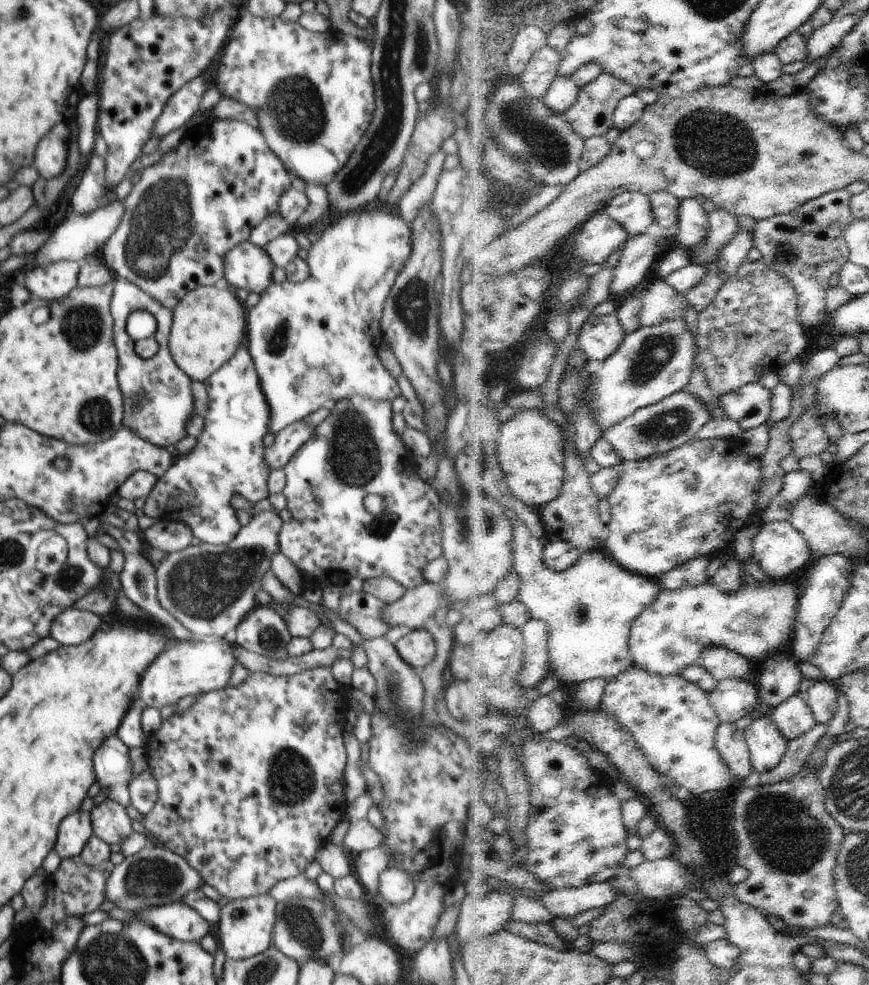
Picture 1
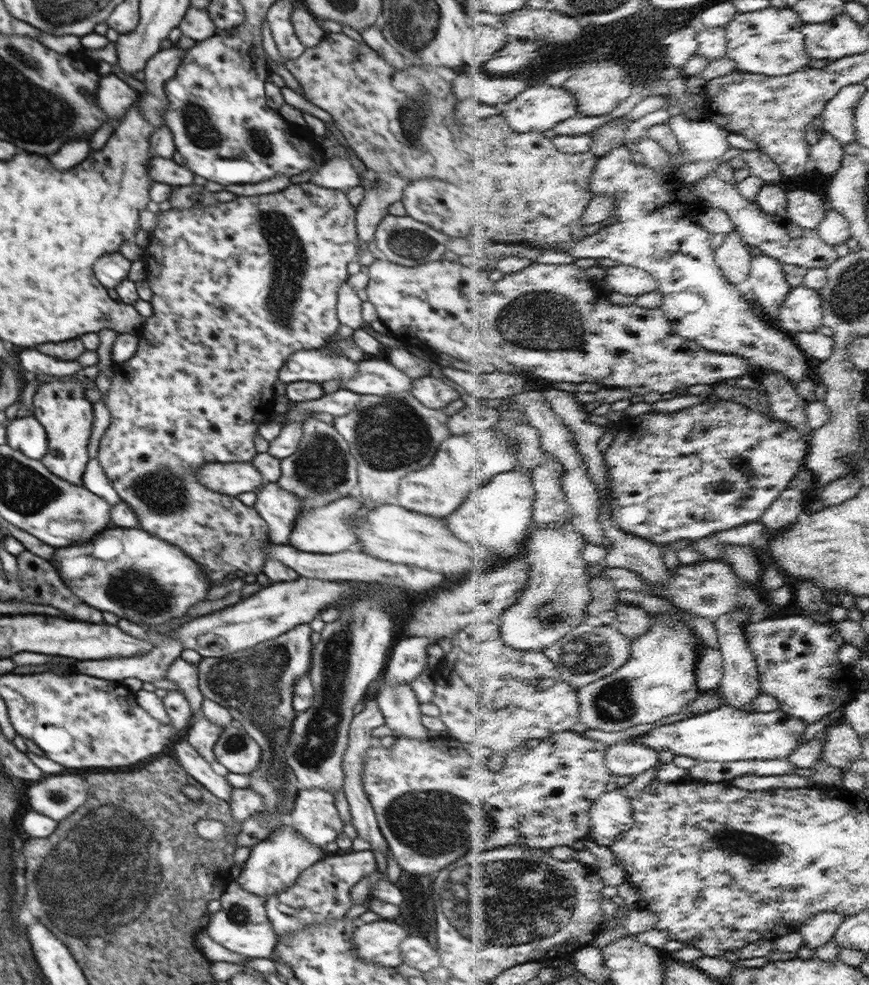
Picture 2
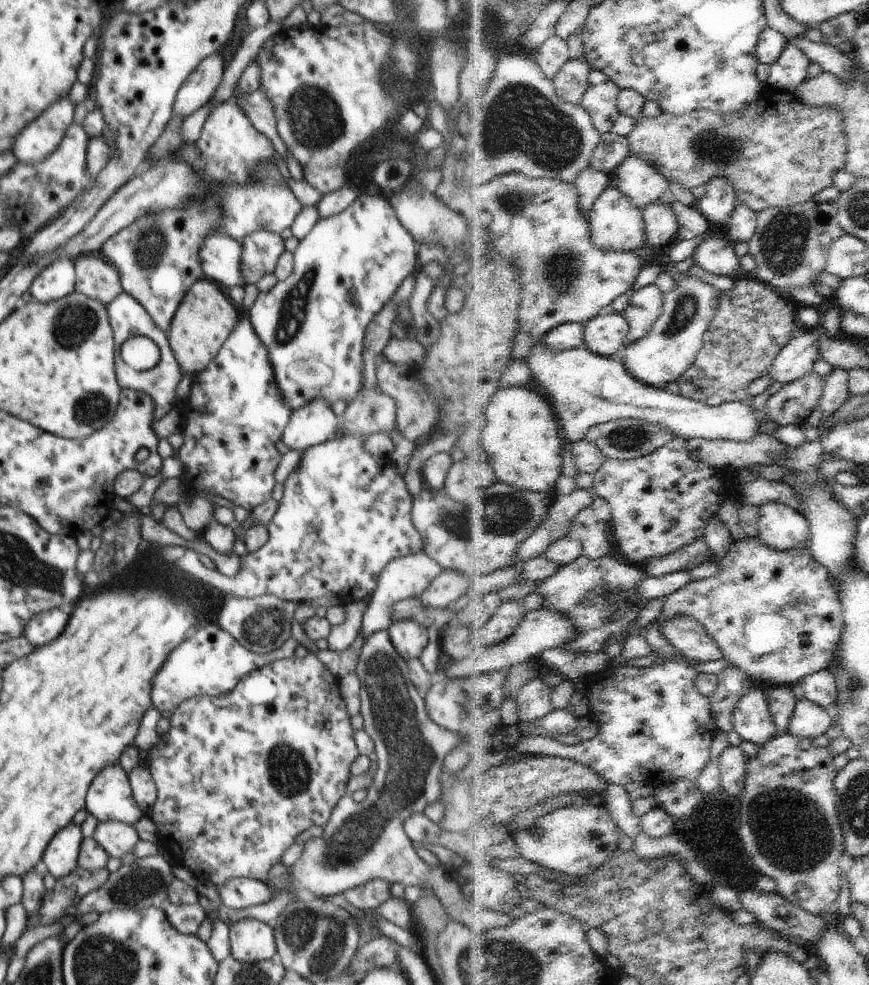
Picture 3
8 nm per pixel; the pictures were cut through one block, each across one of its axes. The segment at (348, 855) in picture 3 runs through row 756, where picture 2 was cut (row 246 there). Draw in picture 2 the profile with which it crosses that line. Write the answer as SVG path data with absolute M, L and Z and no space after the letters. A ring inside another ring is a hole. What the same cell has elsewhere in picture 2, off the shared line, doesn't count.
M387 215L378 223L375 230L376 246L387 260L409 267L445 258L447 244L452 239L442 231L422 222L417 222L410 216Z

